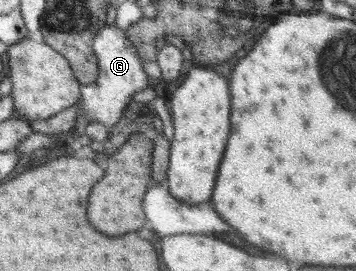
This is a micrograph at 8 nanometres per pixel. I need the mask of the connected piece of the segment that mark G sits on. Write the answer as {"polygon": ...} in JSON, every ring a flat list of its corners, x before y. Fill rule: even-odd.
{"polygon":[[106,24,94,37,93,50,97,57,99,74,96,81,81,86,81,97,76,103,78,105,77,125,71,131,64,133,65,138,77,135,81,127,89,122,103,123,112,127,122,117,124,108,132,101,131,96,147,87,148,76,143,70,141,57,125,31,115,24]]}

